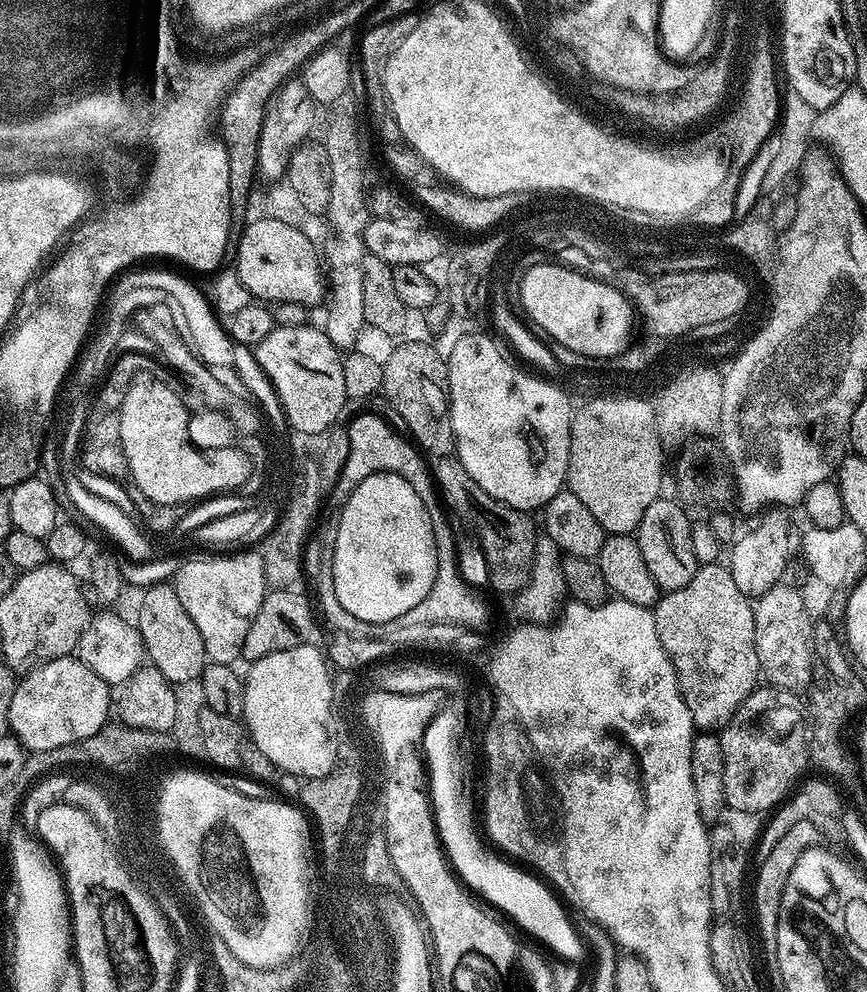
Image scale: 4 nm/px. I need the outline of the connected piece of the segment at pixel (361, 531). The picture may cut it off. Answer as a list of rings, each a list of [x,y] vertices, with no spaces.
[[[399,471],[394,472],[378,472],[372,477],[366,478],[365,481],[359,482],[357,489],[350,494],[349,501],[346,502],[341,509],[341,518],[338,522],[337,538],[333,542],[333,558],[332,558],[332,584],[334,594],[337,600],[346,608],[346,610],[354,616],[365,622],[384,623],[390,622],[391,619],[397,619],[400,614],[405,614],[406,610],[411,610],[430,593],[430,588],[434,584],[435,572],[438,570],[438,554],[434,546],[434,530],[430,526],[430,514],[426,514],[426,506],[422,506],[422,498],[418,498],[418,494],[414,490],[414,486],[410,486],[410,482],[406,482],[406,478],[402,478]]]

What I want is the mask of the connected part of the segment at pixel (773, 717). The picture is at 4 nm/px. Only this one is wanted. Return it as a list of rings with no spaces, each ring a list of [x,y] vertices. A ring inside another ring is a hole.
[[[757,687],[719,733],[724,759],[724,802],[729,809],[771,813],[784,804],[789,793],[797,787],[796,779],[803,774],[804,767],[809,767],[806,704],[796,696],[799,695],[787,688]]]

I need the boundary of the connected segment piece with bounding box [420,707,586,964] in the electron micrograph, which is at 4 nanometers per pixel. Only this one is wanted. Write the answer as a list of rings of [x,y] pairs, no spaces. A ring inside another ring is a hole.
[[[453,708],[437,711],[428,723],[420,745],[425,759],[429,800],[432,802],[436,832],[449,865],[465,887],[473,893],[480,893],[486,901],[508,914],[524,931],[546,944],[556,954],[555,957],[569,963],[581,963],[584,952],[586,954],[586,946],[574,930],[571,917],[567,909],[566,912],[564,910],[565,905],[555,896],[549,885],[540,881],[533,873],[530,875],[524,872],[526,870],[523,867],[508,861],[493,849],[488,850],[478,836],[474,826],[474,814],[464,792],[460,762],[452,744],[460,738],[458,724],[460,722]]]

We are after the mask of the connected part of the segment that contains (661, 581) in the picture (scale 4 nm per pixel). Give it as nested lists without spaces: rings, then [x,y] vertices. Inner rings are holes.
[[[661,498],[650,502],[650,506],[642,514],[642,522],[634,533],[638,542],[638,550],[642,550],[642,558],[650,574],[654,574],[654,582],[664,592],[673,592],[690,578],[694,578],[697,570],[694,558],[694,542],[692,541],[693,521],[679,508],[681,505],[675,499]]]

